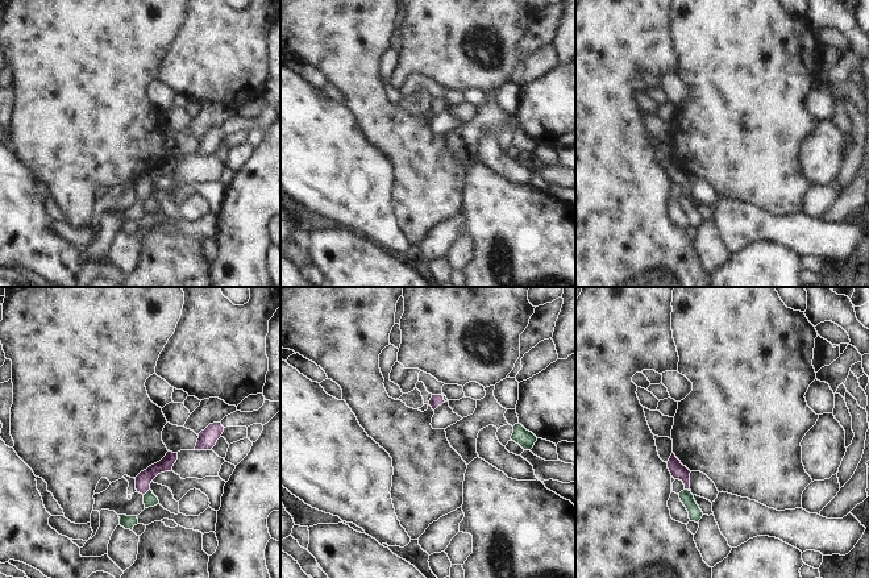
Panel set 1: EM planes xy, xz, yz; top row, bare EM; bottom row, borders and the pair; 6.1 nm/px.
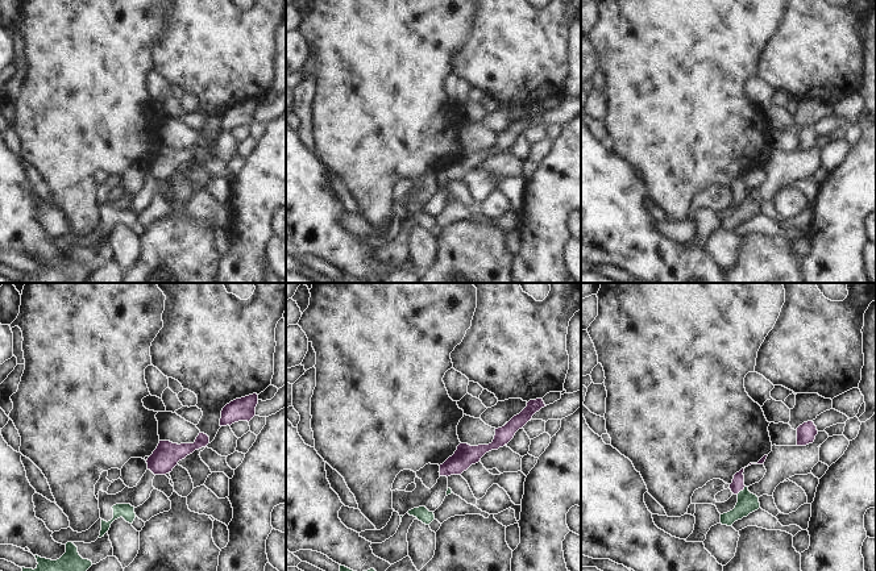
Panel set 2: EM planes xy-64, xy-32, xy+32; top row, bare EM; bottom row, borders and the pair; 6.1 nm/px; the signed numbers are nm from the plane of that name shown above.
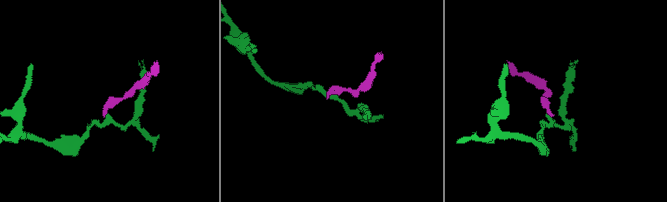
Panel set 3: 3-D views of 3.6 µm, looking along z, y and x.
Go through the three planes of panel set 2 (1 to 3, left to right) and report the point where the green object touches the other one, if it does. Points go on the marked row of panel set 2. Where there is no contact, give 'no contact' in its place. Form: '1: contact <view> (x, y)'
1: no contact
2: no contact
3: contact xy+32 (740, 490)

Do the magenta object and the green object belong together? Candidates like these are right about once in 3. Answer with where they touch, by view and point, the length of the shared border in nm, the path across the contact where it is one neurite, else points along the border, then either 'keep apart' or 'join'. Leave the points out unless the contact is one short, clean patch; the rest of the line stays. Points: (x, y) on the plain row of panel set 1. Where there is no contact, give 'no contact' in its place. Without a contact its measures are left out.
contact xy (146, 196); length 60 nm; border xy (149, 194), (144, 200); keep apart

